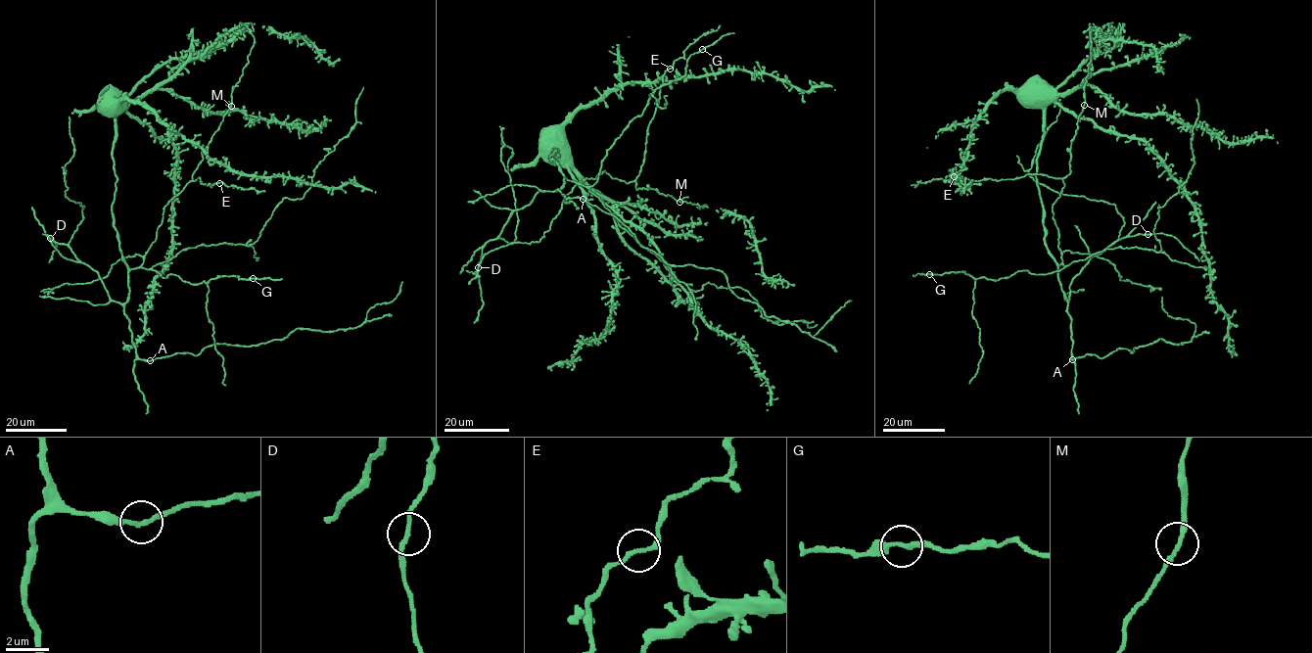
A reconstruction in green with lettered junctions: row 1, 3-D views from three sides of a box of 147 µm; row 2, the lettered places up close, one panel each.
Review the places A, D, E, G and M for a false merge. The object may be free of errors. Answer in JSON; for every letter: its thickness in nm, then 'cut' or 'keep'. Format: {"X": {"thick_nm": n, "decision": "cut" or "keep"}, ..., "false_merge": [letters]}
{"A": {"thick_nm": 190, "decision": "keep"}, "D": {"thick_nm": 200, "decision": "keep"}, "E": {"thick_nm": 200, "decision": "keep"}, "G": {"thick_nm": 200, "decision": "keep"}, "M": {"thick_nm": 190, "decision": "keep"}, "false_merge": []}

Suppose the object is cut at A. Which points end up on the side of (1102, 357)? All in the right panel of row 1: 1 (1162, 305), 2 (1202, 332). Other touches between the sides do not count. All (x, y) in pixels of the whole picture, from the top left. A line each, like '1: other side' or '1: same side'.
1: same side
2: same side

